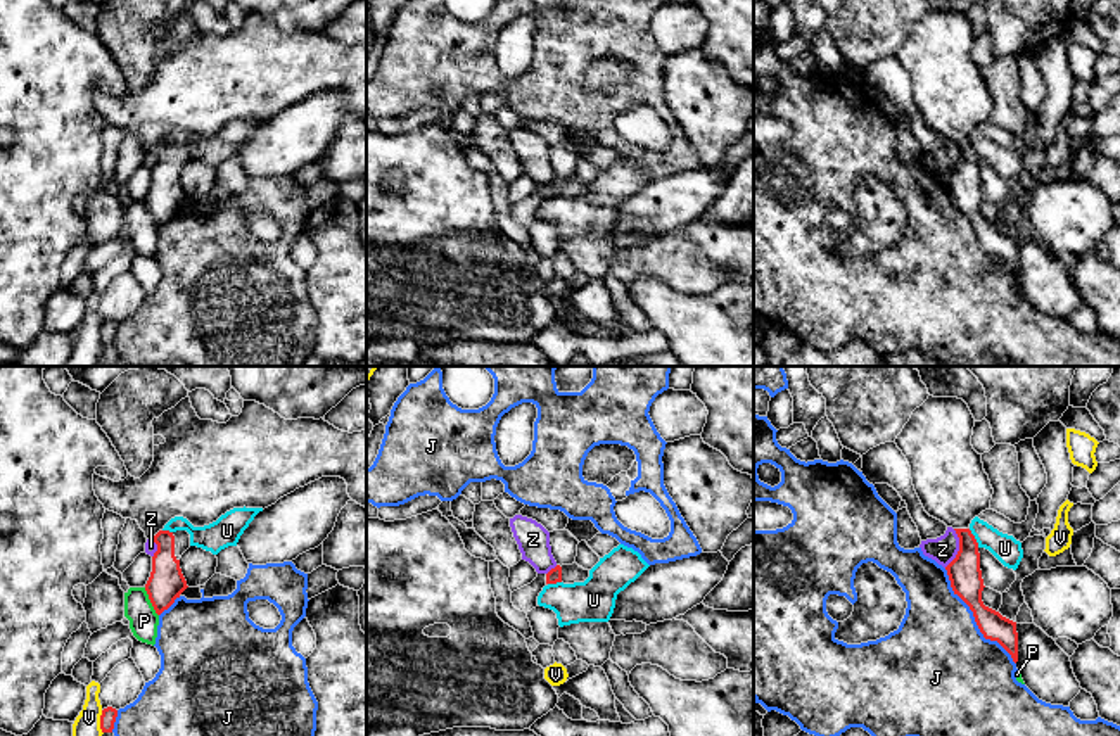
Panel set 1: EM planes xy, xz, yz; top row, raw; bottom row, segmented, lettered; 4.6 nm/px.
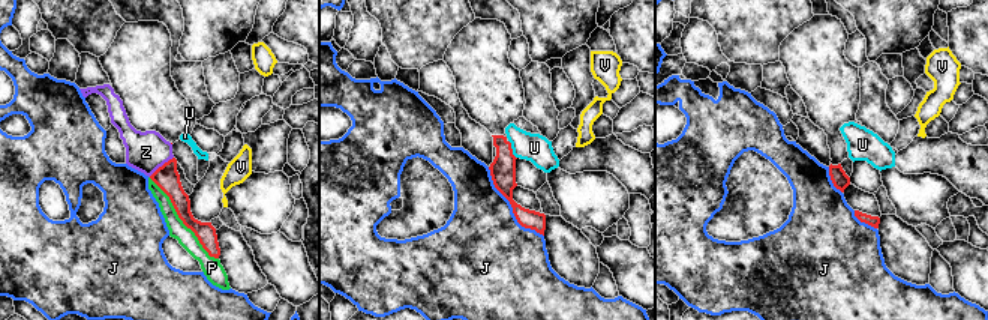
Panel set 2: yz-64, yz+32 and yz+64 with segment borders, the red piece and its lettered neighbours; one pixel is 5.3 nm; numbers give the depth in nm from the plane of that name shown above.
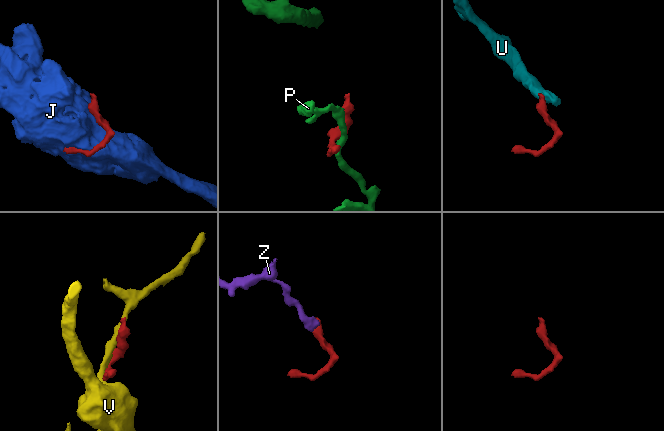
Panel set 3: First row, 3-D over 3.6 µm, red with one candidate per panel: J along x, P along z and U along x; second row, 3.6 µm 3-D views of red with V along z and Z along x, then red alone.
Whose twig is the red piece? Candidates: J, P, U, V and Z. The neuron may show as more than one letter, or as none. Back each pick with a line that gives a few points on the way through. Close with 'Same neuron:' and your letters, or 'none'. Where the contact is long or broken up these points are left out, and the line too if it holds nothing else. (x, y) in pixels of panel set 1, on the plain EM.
Same neuron: none

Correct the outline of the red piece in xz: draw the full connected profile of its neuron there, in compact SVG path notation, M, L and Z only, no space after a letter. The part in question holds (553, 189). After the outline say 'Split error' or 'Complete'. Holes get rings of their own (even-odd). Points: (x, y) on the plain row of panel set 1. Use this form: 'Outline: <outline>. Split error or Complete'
Outline: M577 176L562 178L562 180L557 178L548 187L538 187L538 190L531 197L513 204L512 216L517 223L527 226L538 219L538 209L544 199L557 195L563 197L584 195L588 190L589 183L584 183Z. Split error

